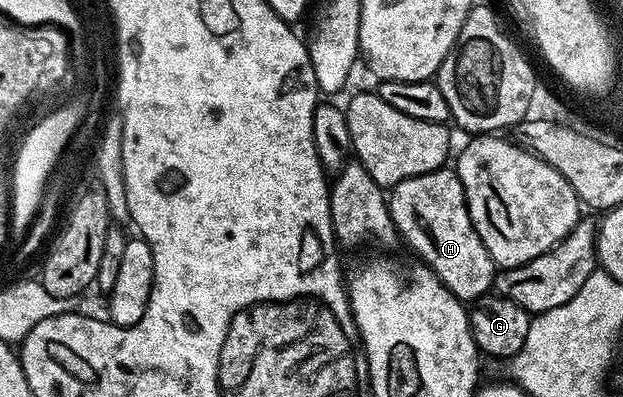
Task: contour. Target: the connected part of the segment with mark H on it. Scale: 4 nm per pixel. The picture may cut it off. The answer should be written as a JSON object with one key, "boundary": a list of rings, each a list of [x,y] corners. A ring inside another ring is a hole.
{"boundary":[[[453,167],[438,168],[434,172],[420,174],[416,178],[408,178],[400,182],[395,188],[389,189],[388,203],[395,233],[406,239],[407,246],[422,259],[419,261],[438,275],[440,282],[448,290],[452,290],[457,300],[473,302],[493,289],[496,265],[488,254],[480,234],[476,234],[466,205],[464,186]]]}

